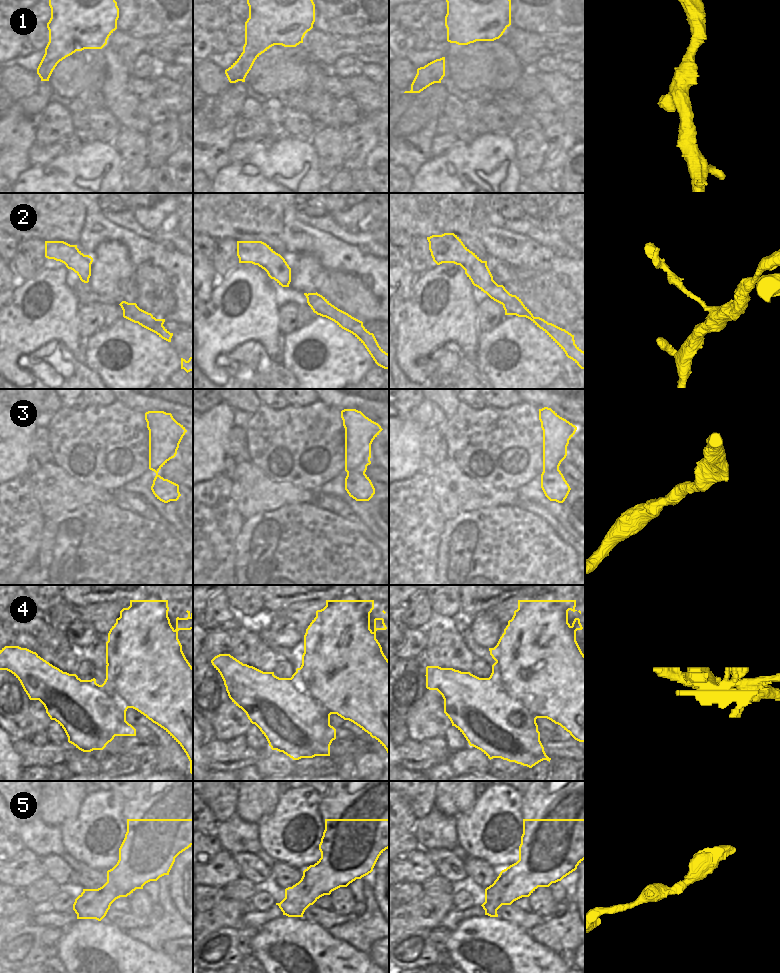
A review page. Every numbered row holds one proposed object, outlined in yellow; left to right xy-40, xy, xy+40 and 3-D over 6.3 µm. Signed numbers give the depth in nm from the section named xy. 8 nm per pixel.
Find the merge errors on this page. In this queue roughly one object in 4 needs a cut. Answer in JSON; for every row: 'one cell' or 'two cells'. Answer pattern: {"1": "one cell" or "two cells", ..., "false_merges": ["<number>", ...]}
{"1": "one cell", "2": "two cells", "3": "one cell", "4": "two cells", "5": "one cell", "false_merges": ["2", "4"]}

